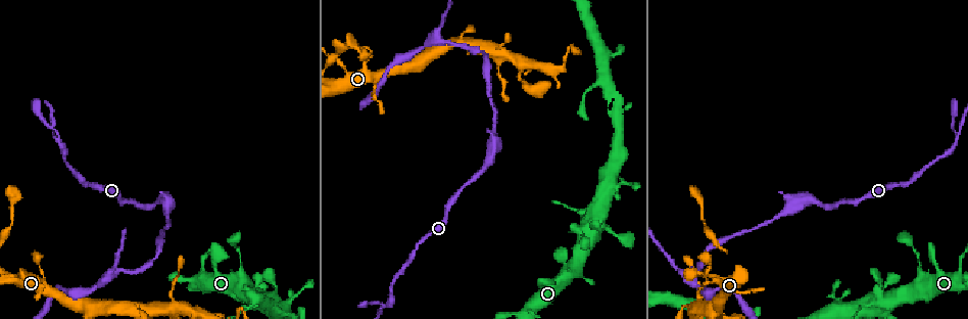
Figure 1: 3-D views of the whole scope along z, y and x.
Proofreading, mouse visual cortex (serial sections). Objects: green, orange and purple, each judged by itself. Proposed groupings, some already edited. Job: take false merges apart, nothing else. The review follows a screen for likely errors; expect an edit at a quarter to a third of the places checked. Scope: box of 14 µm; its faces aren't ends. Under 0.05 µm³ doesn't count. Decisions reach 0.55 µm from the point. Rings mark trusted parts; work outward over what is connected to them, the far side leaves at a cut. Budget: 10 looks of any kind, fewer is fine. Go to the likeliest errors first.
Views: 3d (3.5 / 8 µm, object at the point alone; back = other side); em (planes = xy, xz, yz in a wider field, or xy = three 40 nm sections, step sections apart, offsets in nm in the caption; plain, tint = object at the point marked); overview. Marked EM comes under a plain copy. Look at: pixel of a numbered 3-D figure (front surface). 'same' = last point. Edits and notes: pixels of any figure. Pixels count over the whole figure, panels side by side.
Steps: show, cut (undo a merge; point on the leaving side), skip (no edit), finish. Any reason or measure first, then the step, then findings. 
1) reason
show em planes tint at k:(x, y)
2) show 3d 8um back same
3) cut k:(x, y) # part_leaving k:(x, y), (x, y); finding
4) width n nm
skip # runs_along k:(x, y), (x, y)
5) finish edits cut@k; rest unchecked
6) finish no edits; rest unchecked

abrupt turn
show 3d 3.5um at 1:(111, 272)

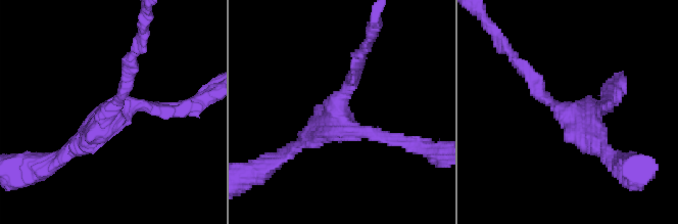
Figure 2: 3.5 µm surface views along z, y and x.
skip # runs_along 2:(170, 110), (119, 107), (60, 158); continuous, no second cell

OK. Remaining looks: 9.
side arm on a straight run
show 3d 8um at 1:(59, 139)

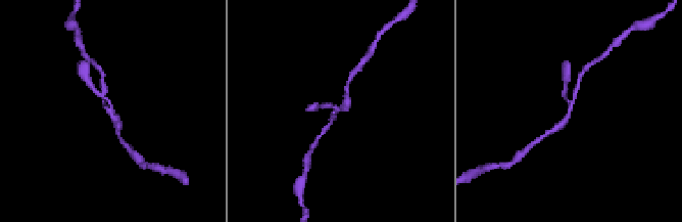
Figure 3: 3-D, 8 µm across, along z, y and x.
closer look
show 3d 3.5um back at 3:(111, 113)

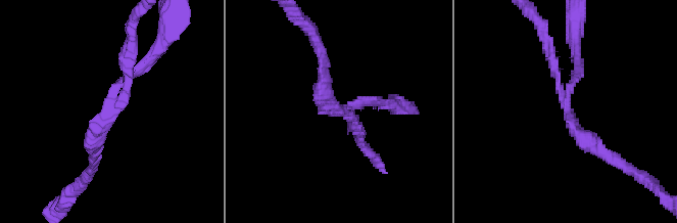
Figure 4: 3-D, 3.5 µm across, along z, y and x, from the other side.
arms 3; arm_widths 150, 150, 250 nm
show em xy step 3 tint at 4:(337, 112)

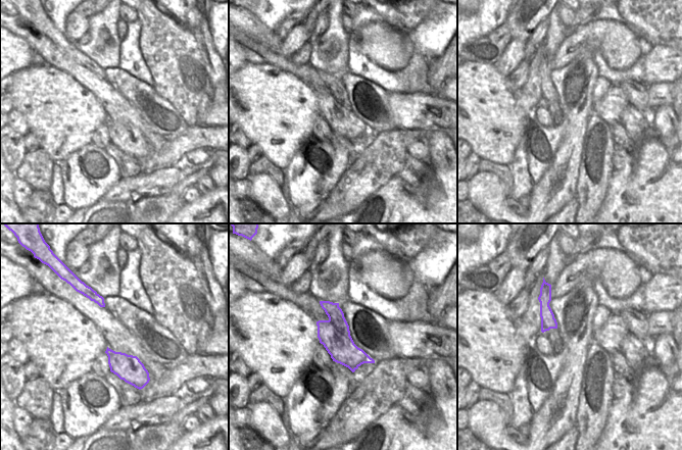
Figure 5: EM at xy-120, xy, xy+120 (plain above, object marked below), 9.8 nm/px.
cut 4:(143, 69) # part_leaving 4:(569, 85), (580, 73), (574, 26); a second cell is stuck on

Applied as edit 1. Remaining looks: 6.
thin neck
show 3d 8um at 1:(706, 280)

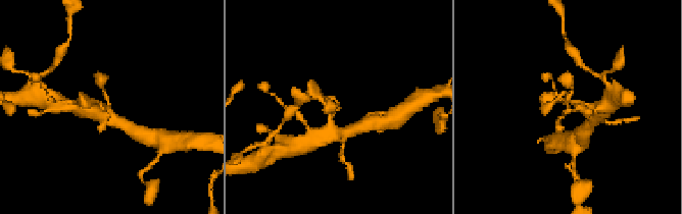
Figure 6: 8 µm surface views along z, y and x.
show 3d 3.5um at 6:(568, 105)

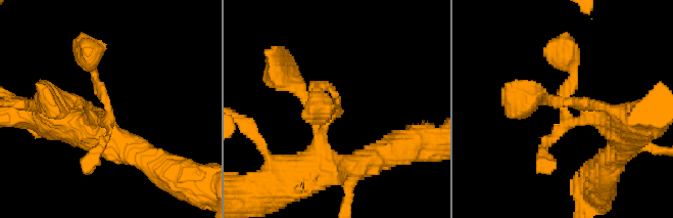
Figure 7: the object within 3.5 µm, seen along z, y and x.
show em xy step 3 tint at 7:(335, 108)

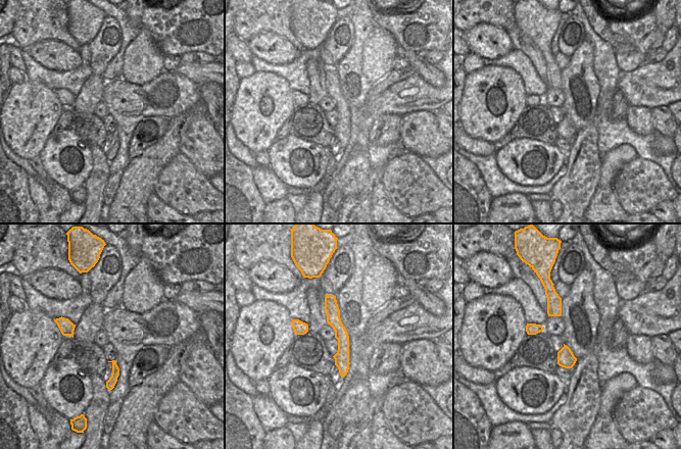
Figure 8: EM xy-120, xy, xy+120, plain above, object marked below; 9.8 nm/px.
skip # runs_along 7:(613, 124), (566, 118), (563, 45); continuous, no second cell

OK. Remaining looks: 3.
show 3d 3.5um at 1:(177, 308)

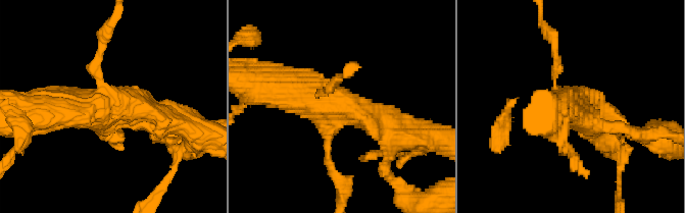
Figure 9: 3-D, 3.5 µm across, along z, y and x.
arms 4
skip # runs_along 9:(270, 85), (326, 98), (394, 129); one cell here

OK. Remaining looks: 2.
finish edits cut@4; rest unchecked

